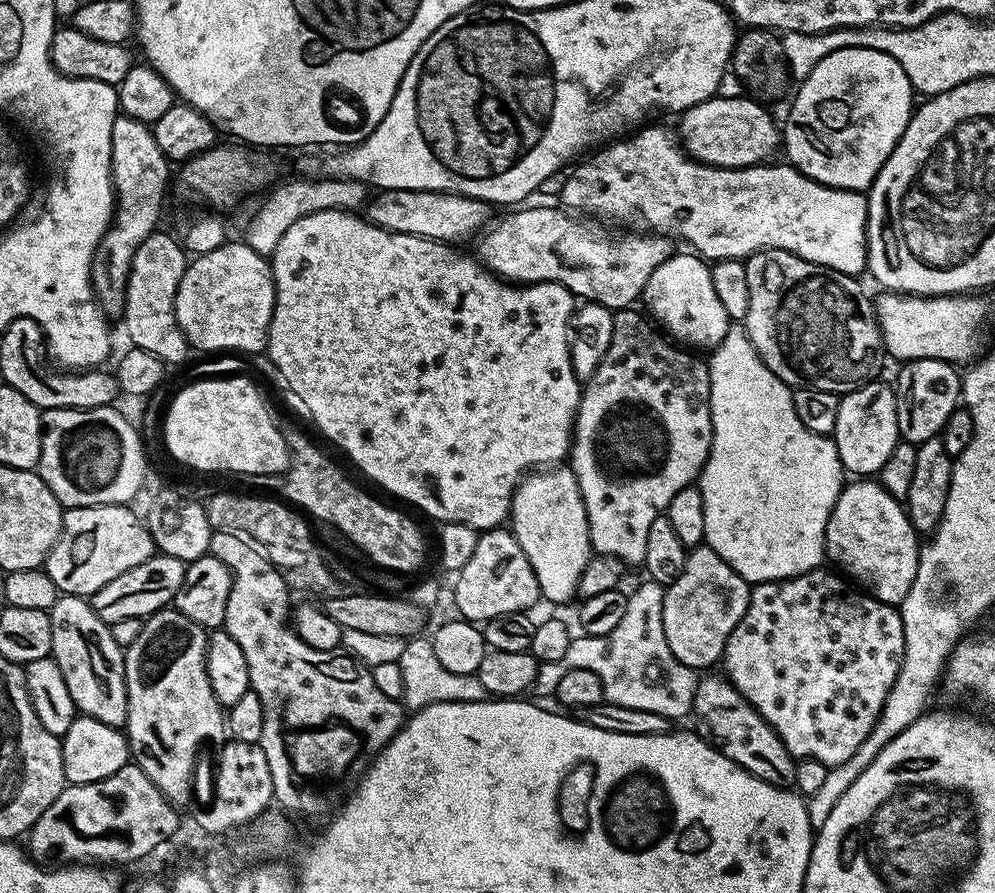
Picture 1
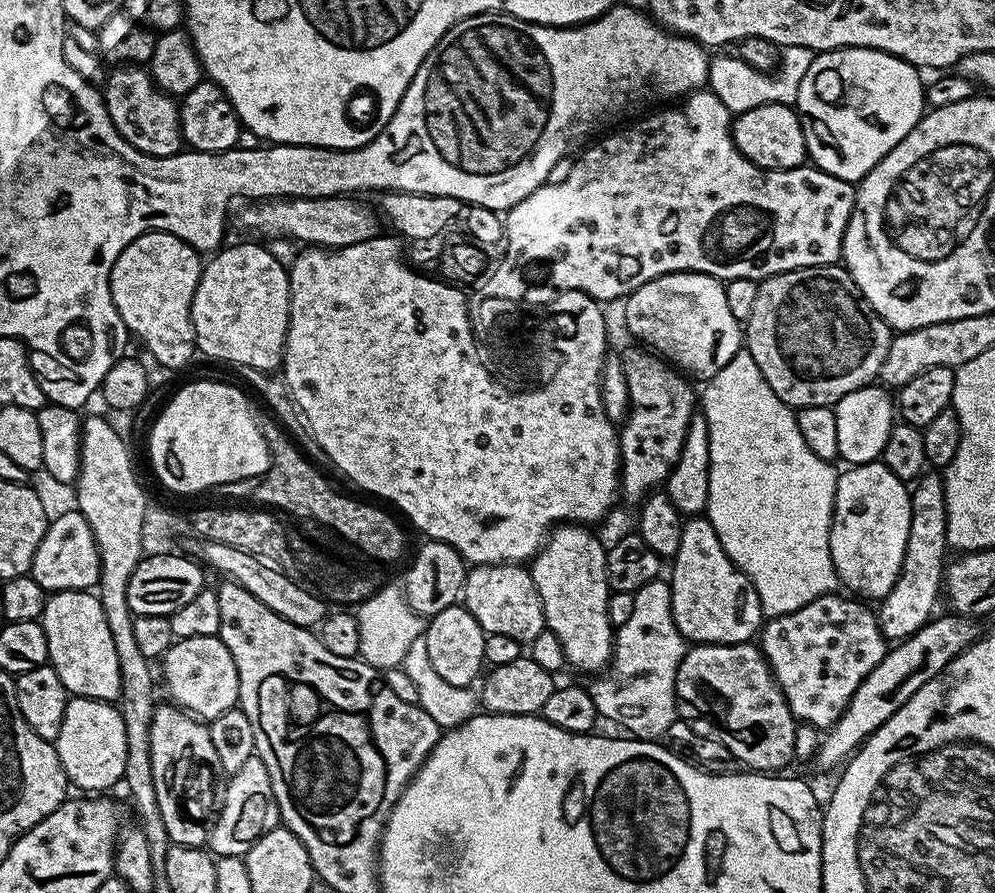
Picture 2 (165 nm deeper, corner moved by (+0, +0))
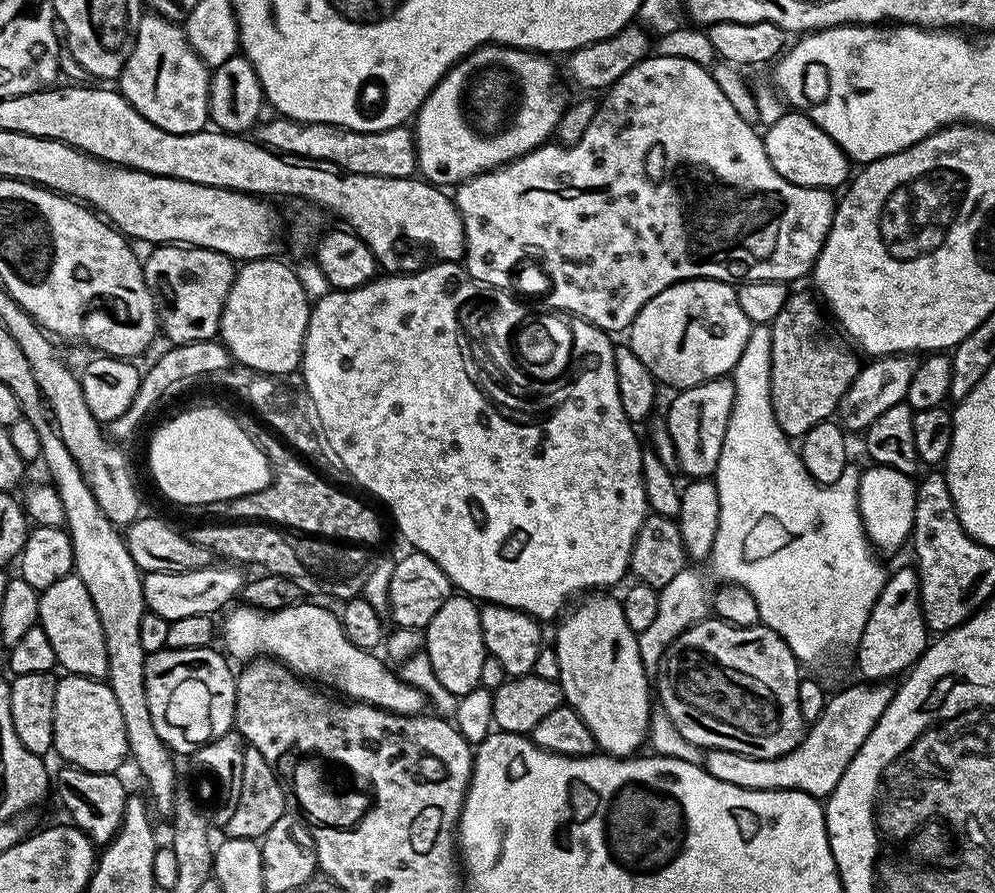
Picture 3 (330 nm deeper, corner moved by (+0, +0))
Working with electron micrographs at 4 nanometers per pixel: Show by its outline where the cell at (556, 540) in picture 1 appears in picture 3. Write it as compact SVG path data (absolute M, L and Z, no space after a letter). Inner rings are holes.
M612 594L585 595L579 601L581 604L555 625L554 647L558 654L560 689L564 692L567 707L573 708L582 722L590 726L590 734L594 734L596 747L601 753L609 756L635 756L649 739L648 726L652 723L654 692L650 687L649 669L642 662L640 637L634 630L630 630L623 603L617 597L615 600L608 595Z

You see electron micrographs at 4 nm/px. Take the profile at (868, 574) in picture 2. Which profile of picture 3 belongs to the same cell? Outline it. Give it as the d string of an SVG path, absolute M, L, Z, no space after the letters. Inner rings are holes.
M869 465L861 471L857 488L857 508L864 532L873 547L890 552L909 541L913 528L915 481L898 470L880 465Z

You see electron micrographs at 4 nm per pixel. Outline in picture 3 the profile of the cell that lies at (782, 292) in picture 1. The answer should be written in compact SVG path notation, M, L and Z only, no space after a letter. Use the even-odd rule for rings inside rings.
M793 291L770 323L770 398L774 418L789 438L805 436L810 426L833 419L841 398L862 367L862 360L843 344L839 335L828 336L821 305L809 292Z

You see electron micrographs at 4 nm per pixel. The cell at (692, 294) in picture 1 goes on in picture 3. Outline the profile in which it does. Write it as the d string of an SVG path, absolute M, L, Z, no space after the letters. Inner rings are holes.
M684 280L662 290L662 294L650 298L650 302L638 310L631 328L627 329L626 344L642 358L642 366L650 370L656 381L679 390L727 377L738 358L742 358L742 346L746 346L746 338L750 338L752 325L746 314L742 314L742 306L738 306L733 285L723 284L720 280Z

